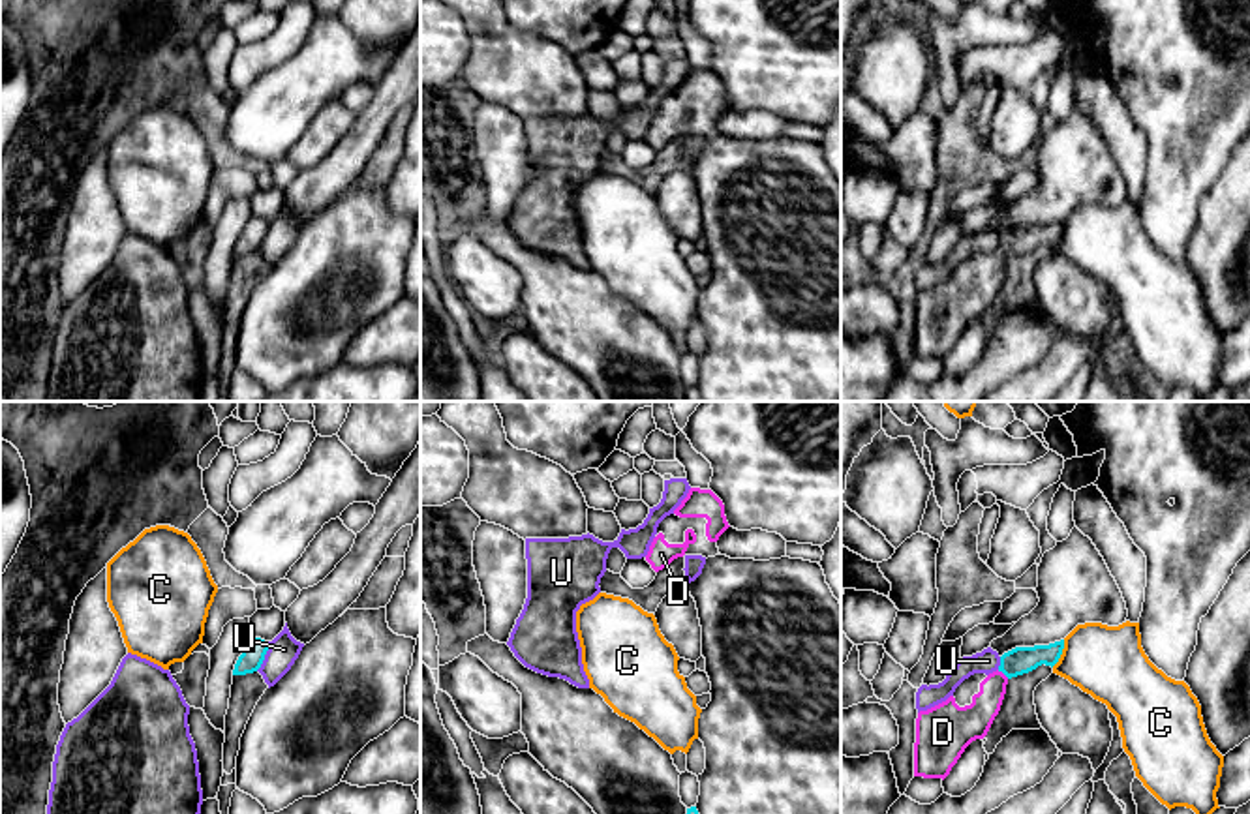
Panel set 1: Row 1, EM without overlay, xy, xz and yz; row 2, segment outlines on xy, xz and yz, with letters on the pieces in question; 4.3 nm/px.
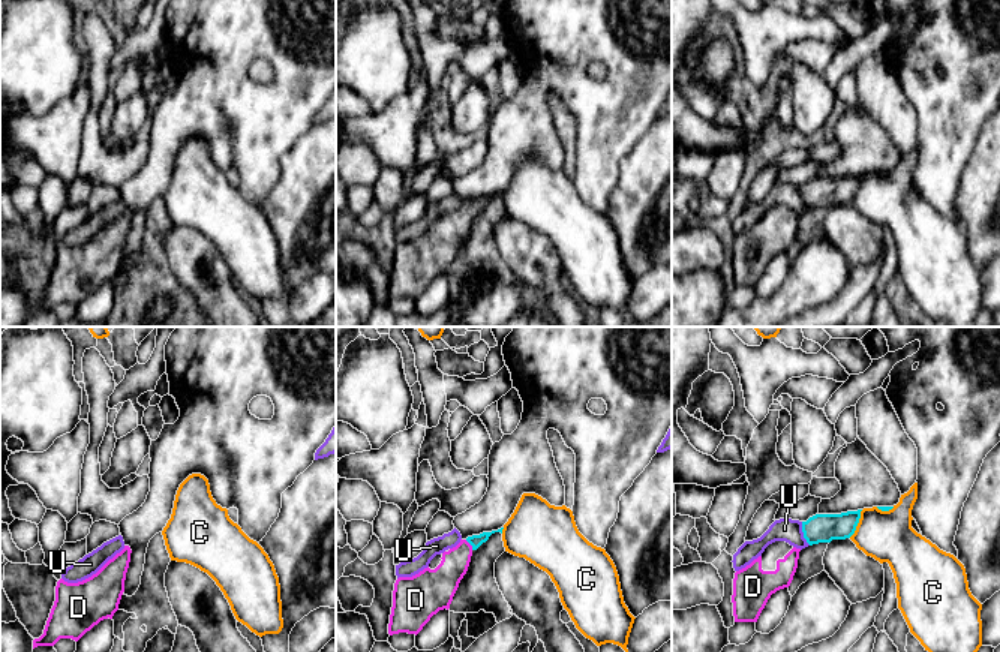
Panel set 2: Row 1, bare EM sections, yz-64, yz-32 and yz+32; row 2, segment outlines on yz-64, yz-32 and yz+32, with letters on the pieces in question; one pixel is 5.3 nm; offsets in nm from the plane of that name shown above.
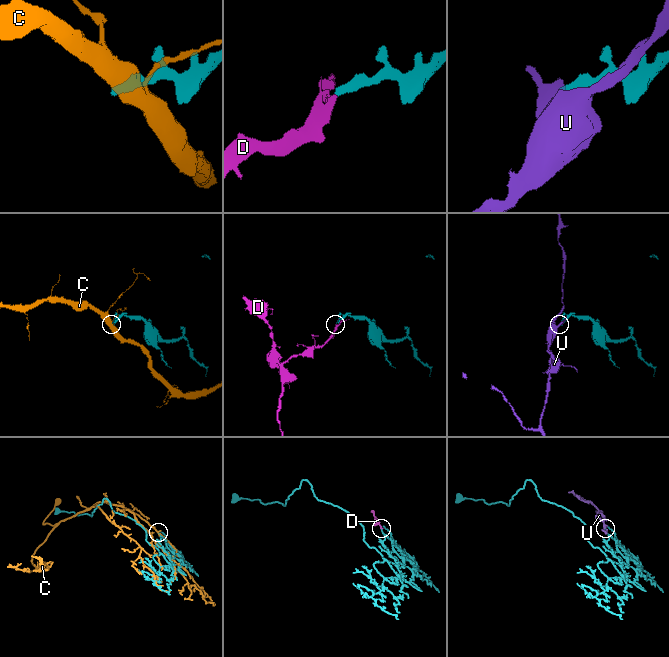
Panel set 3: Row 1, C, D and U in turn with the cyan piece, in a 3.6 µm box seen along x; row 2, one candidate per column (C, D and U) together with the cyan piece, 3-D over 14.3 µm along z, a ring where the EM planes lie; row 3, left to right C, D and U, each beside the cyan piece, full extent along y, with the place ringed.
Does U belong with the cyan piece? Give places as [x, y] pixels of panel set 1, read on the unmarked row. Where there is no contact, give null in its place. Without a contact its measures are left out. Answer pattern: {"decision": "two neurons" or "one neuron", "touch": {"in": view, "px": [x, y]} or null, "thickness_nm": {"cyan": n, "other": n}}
{"decision": "two neurons", "touch": {"in": "xy", "px": [263, 237]}, "thickness_nm": {"cyan": 100, "other": 140}}

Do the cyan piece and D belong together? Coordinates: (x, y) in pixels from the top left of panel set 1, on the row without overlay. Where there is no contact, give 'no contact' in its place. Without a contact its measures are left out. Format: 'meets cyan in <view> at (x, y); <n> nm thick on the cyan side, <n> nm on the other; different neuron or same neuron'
meets cyan in yz at (1003, 252); 120 nm thick on the cyan side, 150 nm on the other; same neuron

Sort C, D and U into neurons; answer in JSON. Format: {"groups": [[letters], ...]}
{"groups": [["C"], ["D"], ["U"]]}

